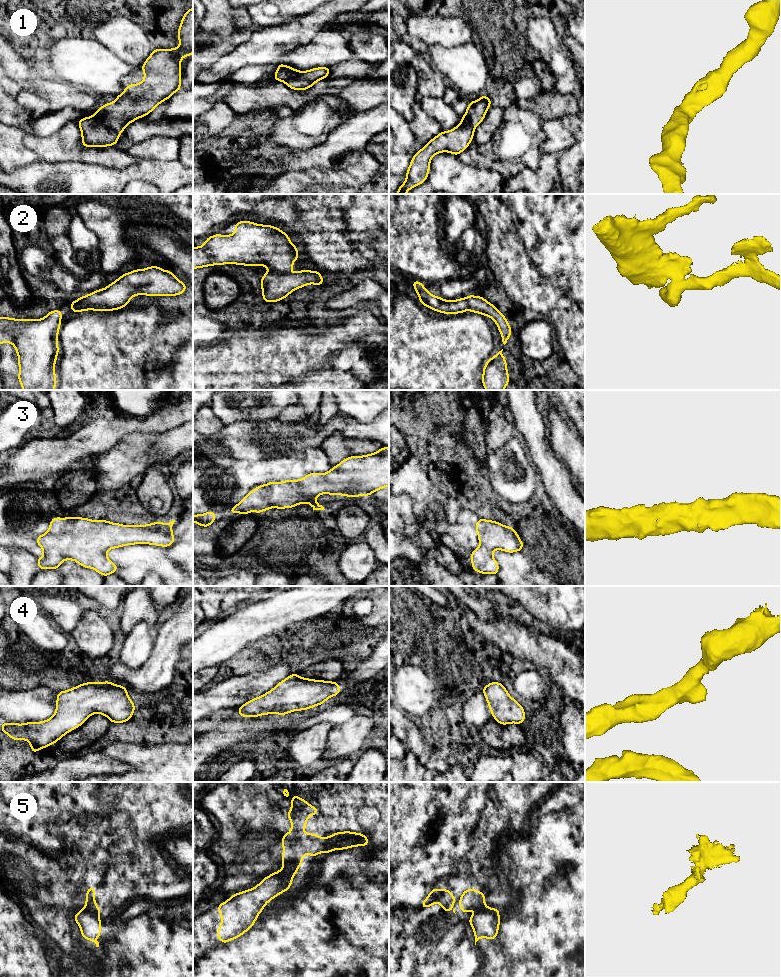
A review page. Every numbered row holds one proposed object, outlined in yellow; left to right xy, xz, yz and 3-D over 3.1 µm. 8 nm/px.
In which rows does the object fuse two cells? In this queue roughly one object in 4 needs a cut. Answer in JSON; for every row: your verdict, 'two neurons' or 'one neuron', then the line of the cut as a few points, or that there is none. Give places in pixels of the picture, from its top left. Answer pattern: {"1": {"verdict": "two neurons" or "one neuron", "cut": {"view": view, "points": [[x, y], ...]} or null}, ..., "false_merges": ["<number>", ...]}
{"1": {"verdict": "one neuron", "cut": null}, "2": {"verdict": "one neuron", "cut": null}, "3": {"verdict": "one neuron", "cut": null}, "4": {"verdict": "one neuron", "cut": null}, "5": {"verdict": "two neurons", "cut": {"view": "xy", "points": [[82, 909], [92, 911], [97, 915]]}}, "false_merges": ["5"]}

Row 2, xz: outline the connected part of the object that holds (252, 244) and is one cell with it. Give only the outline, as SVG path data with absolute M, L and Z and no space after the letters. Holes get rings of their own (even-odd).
M251 221L235 222L233 235L215 234L208 237L204 245L193 247L193 269L223 264L266 266L269 271L261 278L261 288L263 301L270 303L283 300L291 292L307 284L324 284L321 273L316 270L303 269L291 273L293 262L298 258L298 248L291 243L285 232L272 225L261 225Z

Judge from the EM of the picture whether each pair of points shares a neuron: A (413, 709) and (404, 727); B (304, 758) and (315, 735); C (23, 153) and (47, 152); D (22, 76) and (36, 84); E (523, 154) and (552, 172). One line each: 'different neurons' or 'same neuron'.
A: different neurons
B: same neuron
C: different neurons
D: same neuron
E: different neurons

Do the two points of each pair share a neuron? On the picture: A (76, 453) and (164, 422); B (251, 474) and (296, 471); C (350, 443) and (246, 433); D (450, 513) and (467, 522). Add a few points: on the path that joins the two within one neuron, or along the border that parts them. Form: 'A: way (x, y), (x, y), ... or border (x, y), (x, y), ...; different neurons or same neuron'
A: way (98, 435), (119, 425), (142, 425); same neuron
B: way (262, 471), (285, 471); same neuron
C: border (347, 437), (334, 432), (328, 435), (319, 446); different neurons
D: border (461, 509), (457, 519), (451, 522), (444, 532); different neurons

